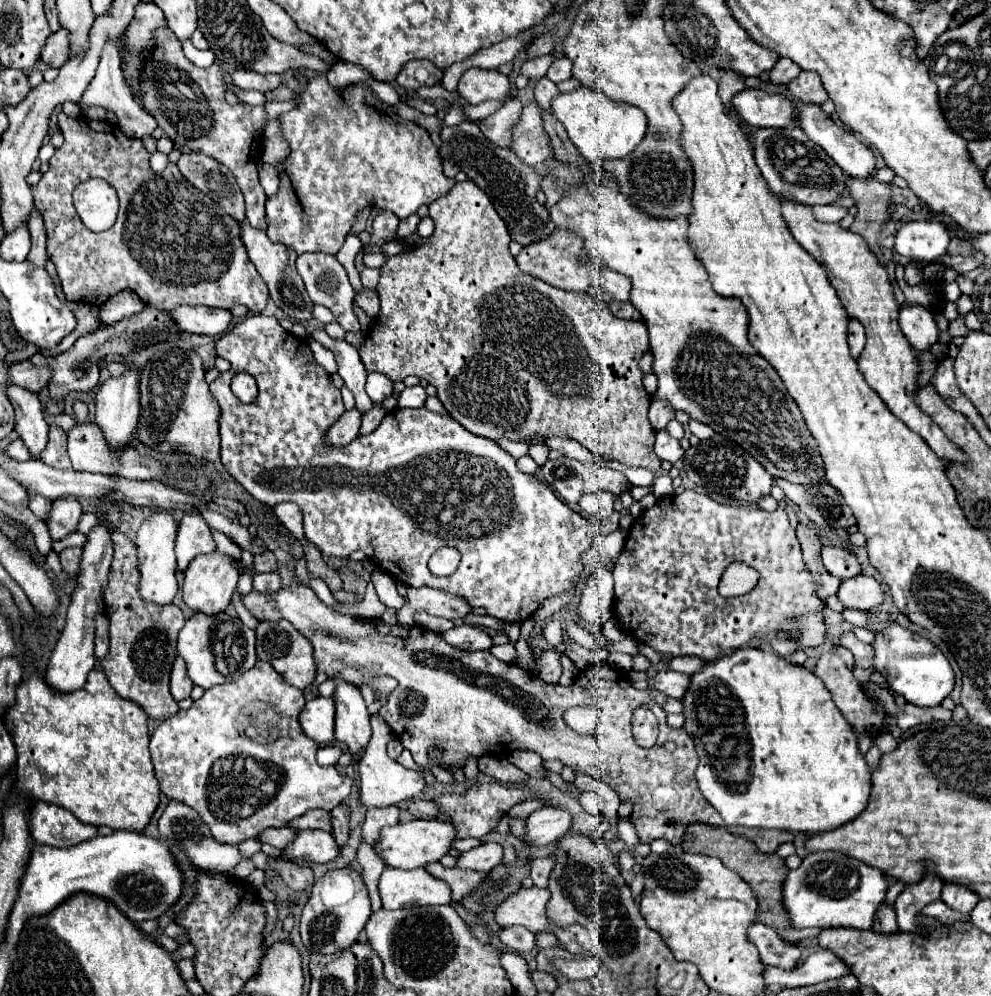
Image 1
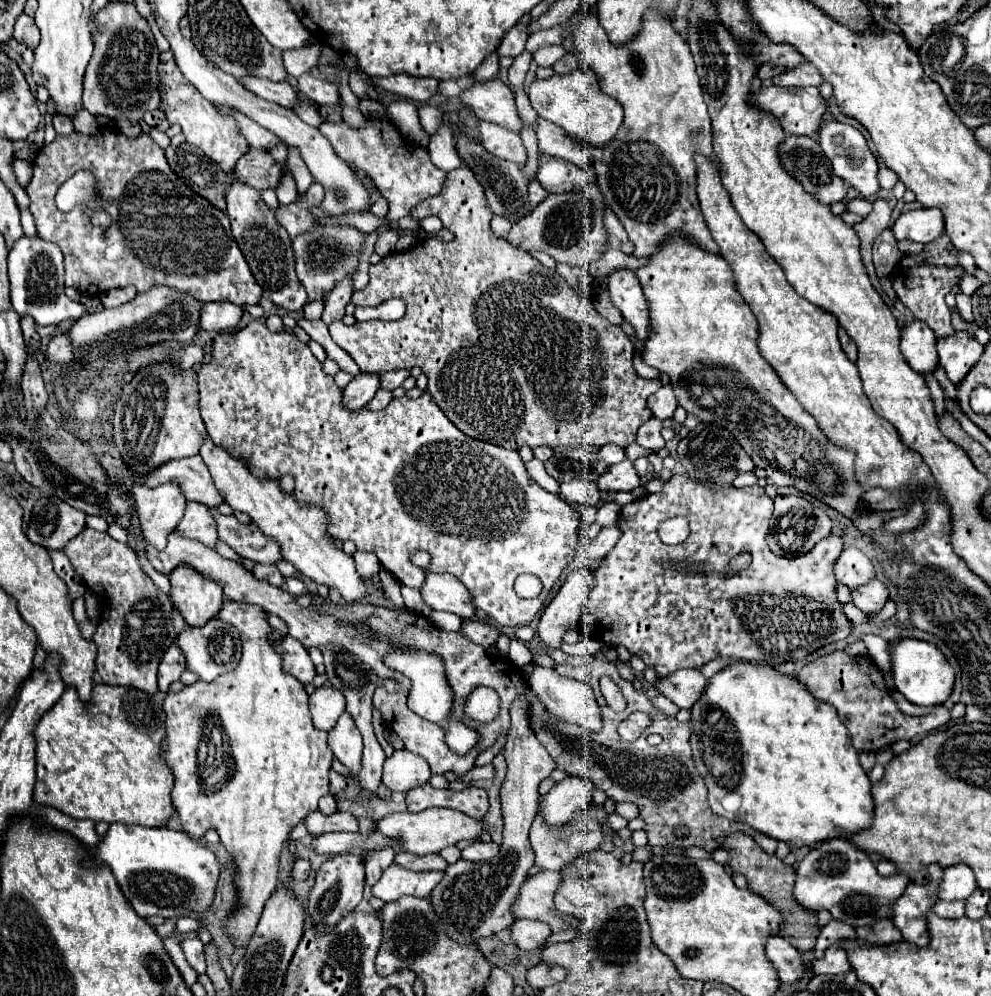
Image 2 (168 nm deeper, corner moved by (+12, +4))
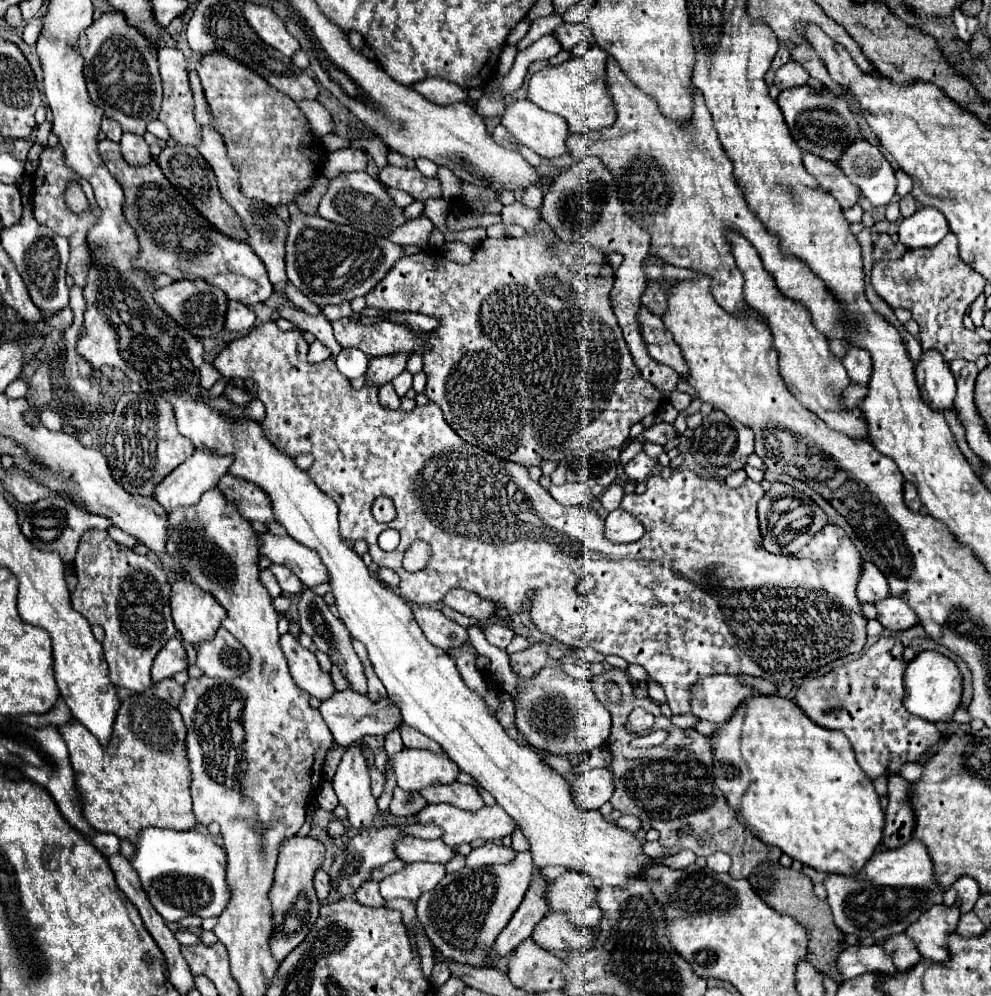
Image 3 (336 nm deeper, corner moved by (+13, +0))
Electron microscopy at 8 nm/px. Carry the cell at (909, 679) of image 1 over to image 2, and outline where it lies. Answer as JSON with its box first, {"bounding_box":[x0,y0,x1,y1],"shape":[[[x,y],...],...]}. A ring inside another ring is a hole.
{"bounding_box":[891,638,955,706],"shape":[[[913,638],[891,642],[891,660],[893,660],[895,688],[911,704],[937,706],[937,704],[945,704],[945,700],[951,696],[955,684],[955,670],[935,644]]]}

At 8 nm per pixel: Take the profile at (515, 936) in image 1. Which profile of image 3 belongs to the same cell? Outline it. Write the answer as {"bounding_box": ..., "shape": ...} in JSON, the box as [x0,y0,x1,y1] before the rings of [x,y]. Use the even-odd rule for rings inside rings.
{"bounding_box":[532,914,594,952],"shape":[[[564,914],[560,916],[544,916],[534,932],[532,932],[532,940],[544,948],[544,950],[552,950],[552,952],[562,952],[562,950],[584,950],[592,946],[594,934],[584,934],[580,928],[572,926]]]}

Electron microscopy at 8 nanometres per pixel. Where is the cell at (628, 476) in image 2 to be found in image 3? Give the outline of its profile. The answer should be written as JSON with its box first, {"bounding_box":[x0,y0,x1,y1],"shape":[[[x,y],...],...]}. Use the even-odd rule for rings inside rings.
{"bounding_box":[624,452,658,482],"shape":[[[640,452],[638,456],[634,456],[626,466],[624,466],[624,474],[626,474],[626,480],[628,482],[644,482],[650,474],[652,474],[652,470],[654,470],[654,466],[658,464],[658,460],[656,458],[648,458],[644,452]]]}

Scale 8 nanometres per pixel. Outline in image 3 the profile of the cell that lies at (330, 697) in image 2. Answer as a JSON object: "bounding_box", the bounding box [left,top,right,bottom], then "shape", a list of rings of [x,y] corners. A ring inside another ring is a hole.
{"bounding_box":[318,690,402,746],"shape":[[[350,690],[334,692],[328,700],[324,700],[320,704],[318,710],[320,710],[326,726],[330,728],[336,744],[340,744],[340,746],[360,742],[364,736],[378,736],[378,734],[384,736],[384,734],[392,732],[402,720],[398,708],[388,698],[372,702],[368,696],[360,696],[358,692],[350,692]]]}

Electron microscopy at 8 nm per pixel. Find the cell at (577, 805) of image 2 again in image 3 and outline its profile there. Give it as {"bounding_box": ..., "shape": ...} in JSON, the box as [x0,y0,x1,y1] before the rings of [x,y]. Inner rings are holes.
{"bounding_box":[572,768,612,810],"shape":[[[606,768],[582,772],[576,782],[572,782],[572,796],[580,810],[598,810],[610,800],[612,792],[612,774]]]}

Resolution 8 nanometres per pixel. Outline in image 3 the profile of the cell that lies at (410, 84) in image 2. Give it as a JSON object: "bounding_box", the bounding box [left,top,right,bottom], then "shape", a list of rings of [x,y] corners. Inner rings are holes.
{"bounding_box":[412,78,468,104],"shape":[[[428,78],[422,82],[416,82],[412,86],[416,92],[420,92],[426,100],[434,104],[452,104],[452,102],[464,102],[468,98],[468,92],[452,82],[440,80],[440,78]]]}

